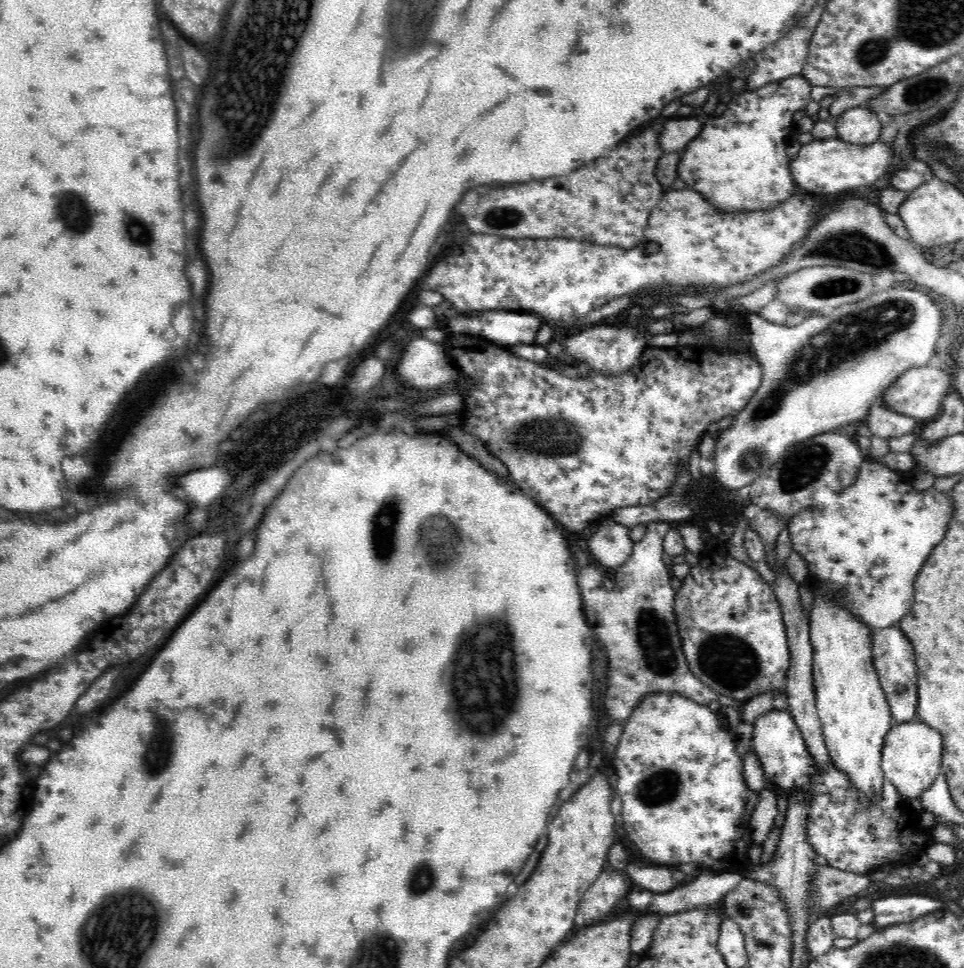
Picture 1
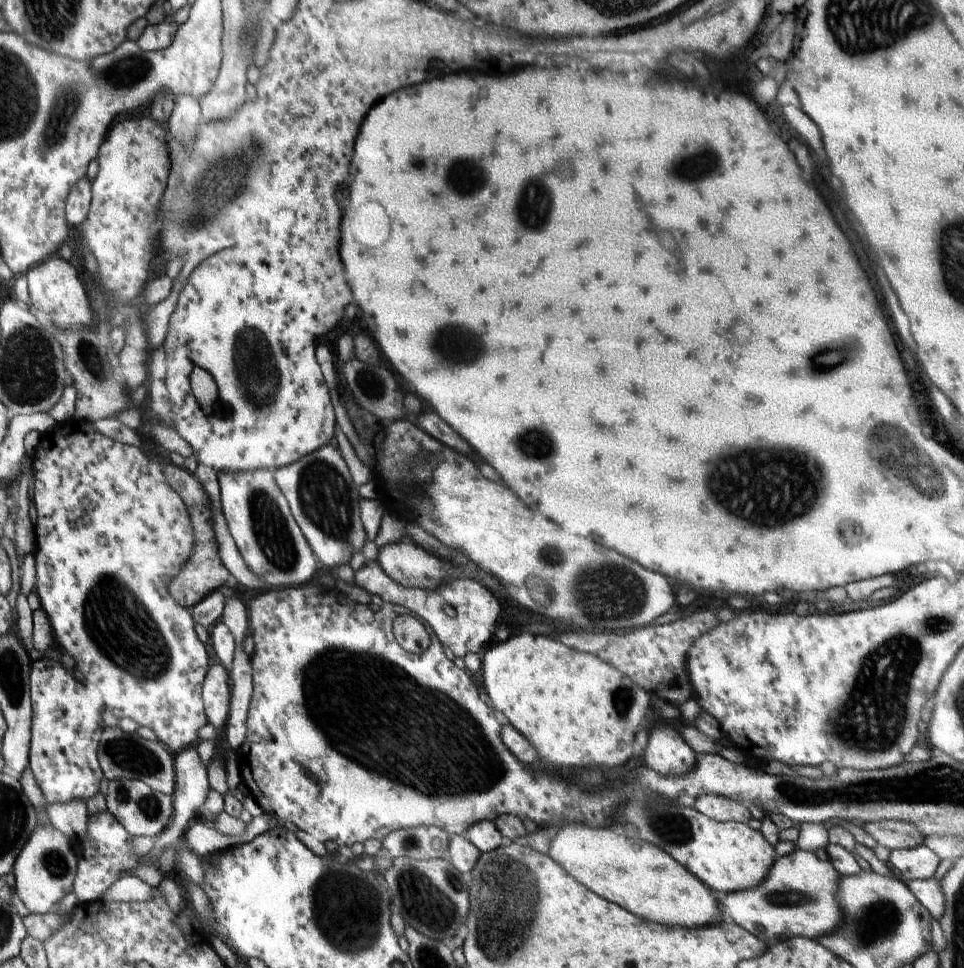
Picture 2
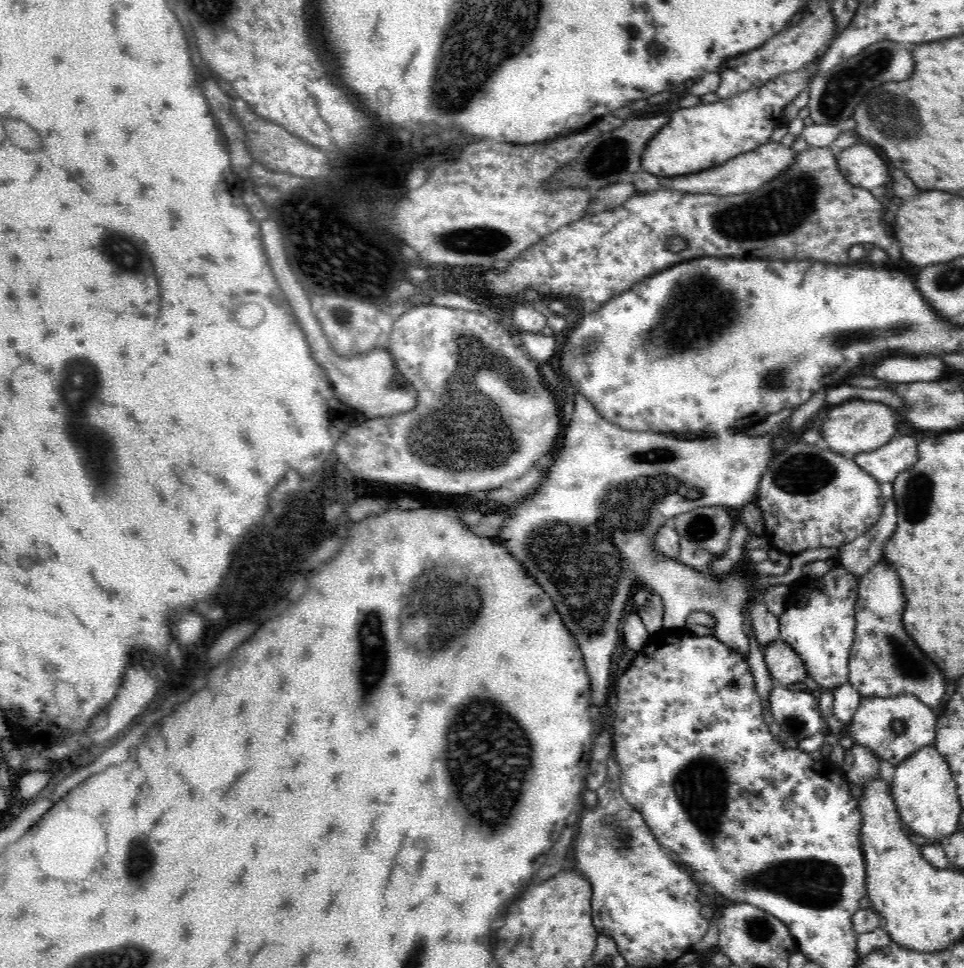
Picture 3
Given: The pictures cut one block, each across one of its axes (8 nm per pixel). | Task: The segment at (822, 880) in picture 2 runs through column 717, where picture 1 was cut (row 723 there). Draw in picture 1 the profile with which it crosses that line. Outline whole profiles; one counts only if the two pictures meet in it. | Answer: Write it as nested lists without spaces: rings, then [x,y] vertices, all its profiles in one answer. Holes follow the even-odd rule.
[[[896,625],[888,628],[873,629],[871,637],[873,665],[877,670],[880,684],[890,705],[891,718],[894,724],[918,720],[915,716],[918,697],[916,692],[916,664],[914,664],[912,642],[904,636],[902,629]]]

